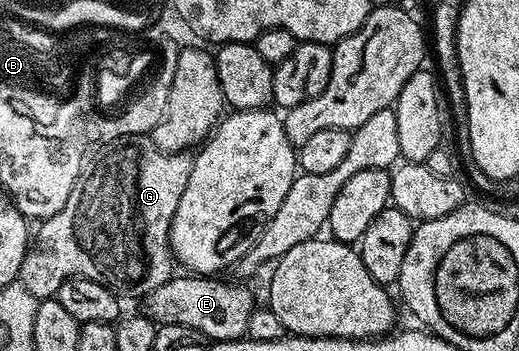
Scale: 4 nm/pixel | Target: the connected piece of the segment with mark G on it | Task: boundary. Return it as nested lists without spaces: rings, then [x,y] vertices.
[[[128,135],[111,142],[115,143],[109,144],[92,163],[90,160],[84,166],[61,213],[44,219],[41,233],[30,240],[21,261],[18,282],[23,283],[37,301],[52,298],[67,279],[97,281],[116,293],[128,291],[142,297],[173,277],[171,222],[189,181],[192,156],[163,152],[146,135]]]

